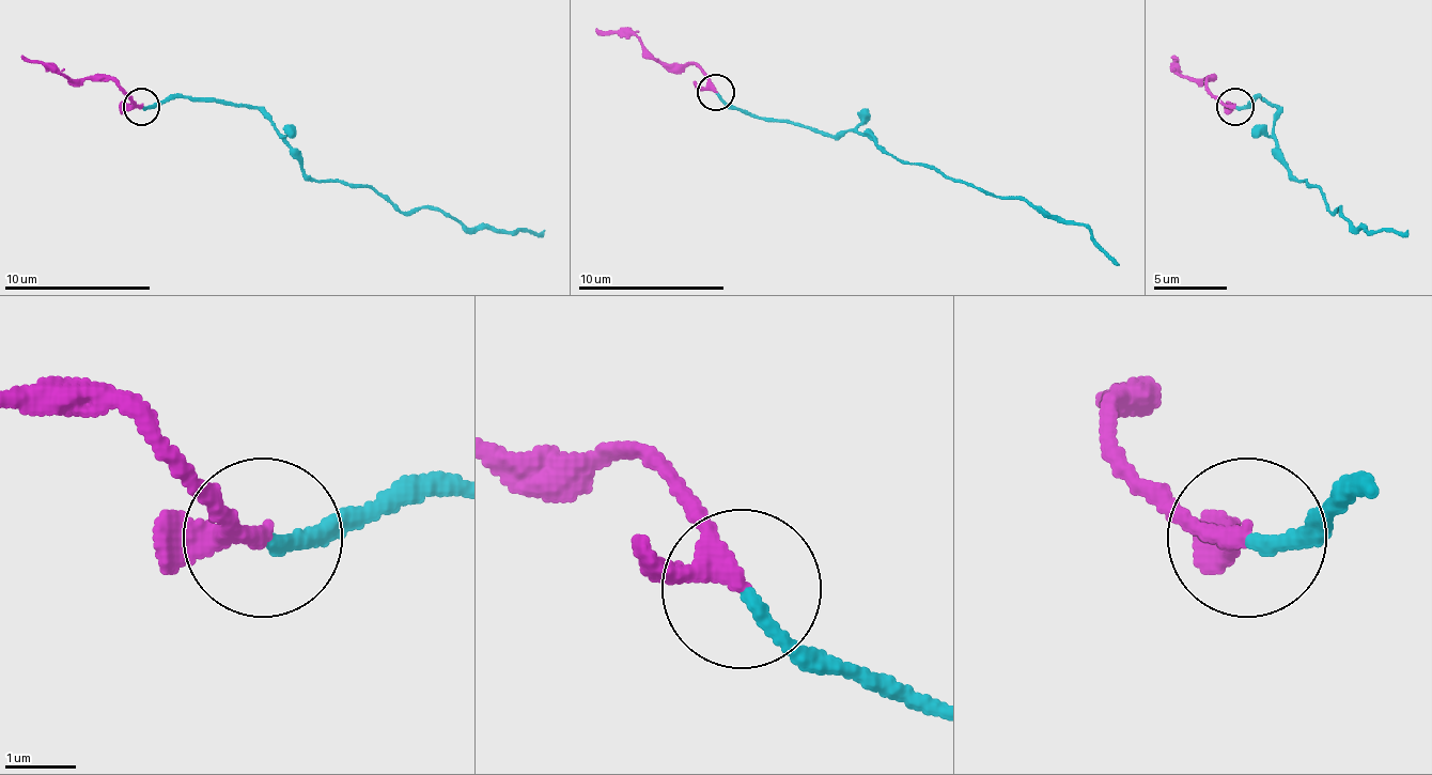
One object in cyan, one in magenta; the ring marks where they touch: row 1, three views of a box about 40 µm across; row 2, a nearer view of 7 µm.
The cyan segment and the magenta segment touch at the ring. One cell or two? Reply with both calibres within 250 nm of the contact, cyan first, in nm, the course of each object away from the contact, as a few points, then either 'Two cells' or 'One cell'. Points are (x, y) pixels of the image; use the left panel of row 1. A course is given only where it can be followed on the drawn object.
Thickness 180 nm (cyan) against 240 nm. Course of cyan: (140, 106), (254, 106), (312, 179), (357, 183), (404, 212), (441, 208), (467, 227), (544, 237). Course of magenta: (140, 106), (122, 88), (89, 80), (66, 80), (22, 55). One cell

